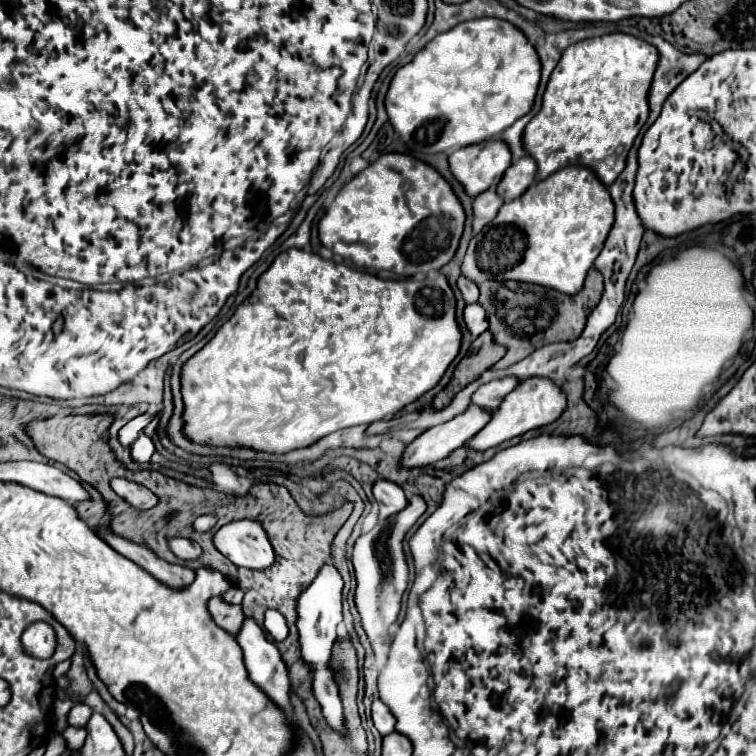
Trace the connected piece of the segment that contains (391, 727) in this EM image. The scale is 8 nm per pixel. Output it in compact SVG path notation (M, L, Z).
M381 699L373 701L371 719L373 719L373 725L377 727L377 731L381 735L389 735L389 733L395 731L395 717L393 717L393 713L389 711L389 707Z

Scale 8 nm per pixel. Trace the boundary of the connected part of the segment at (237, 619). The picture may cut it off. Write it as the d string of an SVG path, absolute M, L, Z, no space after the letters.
M213 597L209 600L207 609L221 629L229 631L231 635L239 633L243 621L245 621L241 605L231 605L224 602L221 597Z

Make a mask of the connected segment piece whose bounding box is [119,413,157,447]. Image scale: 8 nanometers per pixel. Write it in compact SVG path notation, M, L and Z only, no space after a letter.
M145 413L145 415L135 417L133 421L129 421L129 423L119 431L119 441L121 441L125 447L129 447L129 445L137 439L137 435L139 435L155 417L157 417L157 413Z

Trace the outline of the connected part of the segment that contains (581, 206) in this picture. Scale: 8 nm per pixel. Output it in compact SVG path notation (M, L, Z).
M587 167L559 169L559 173L553 173L551 177L531 185L521 197L507 201L497 213L497 217L471 239L467 255L461 265L463 275L473 279L475 283L483 283L489 279L497 279L497 281L515 279L515 281L529 281L543 287L551 287L567 295L575 295L583 287L585 275L593 267L597 253L603 249L603 243L613 225L613 215L615 215L615 205L609 195L609 189L601 185L601 181L591 169Z

